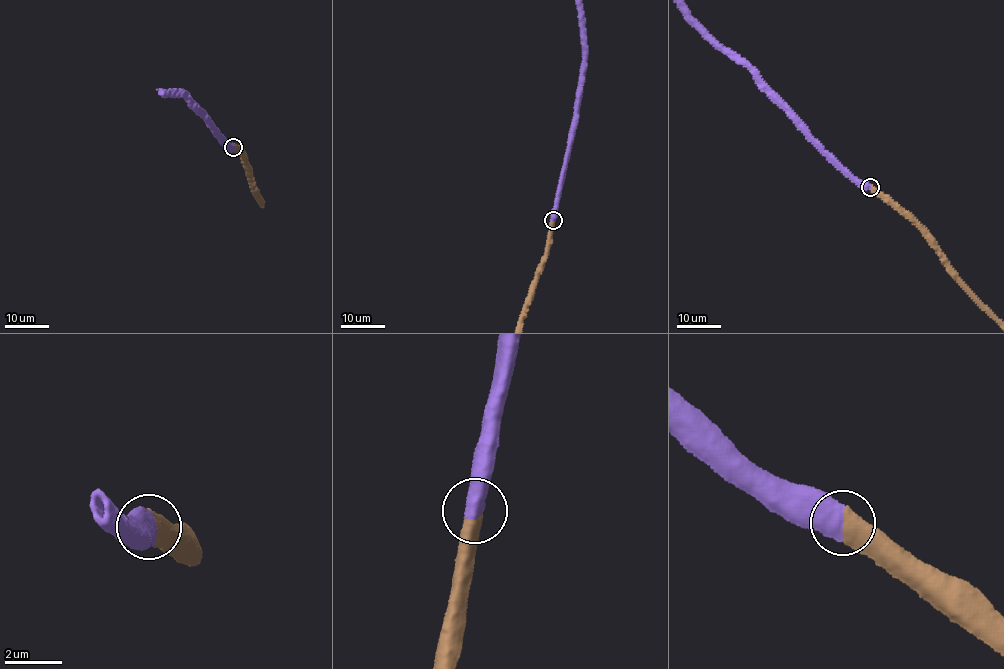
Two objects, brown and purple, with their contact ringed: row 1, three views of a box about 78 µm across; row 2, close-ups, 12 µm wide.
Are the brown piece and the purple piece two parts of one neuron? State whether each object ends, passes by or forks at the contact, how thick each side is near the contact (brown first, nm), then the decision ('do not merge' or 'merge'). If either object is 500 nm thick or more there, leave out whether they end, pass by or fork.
calibres 650 and 700 nm; merge

